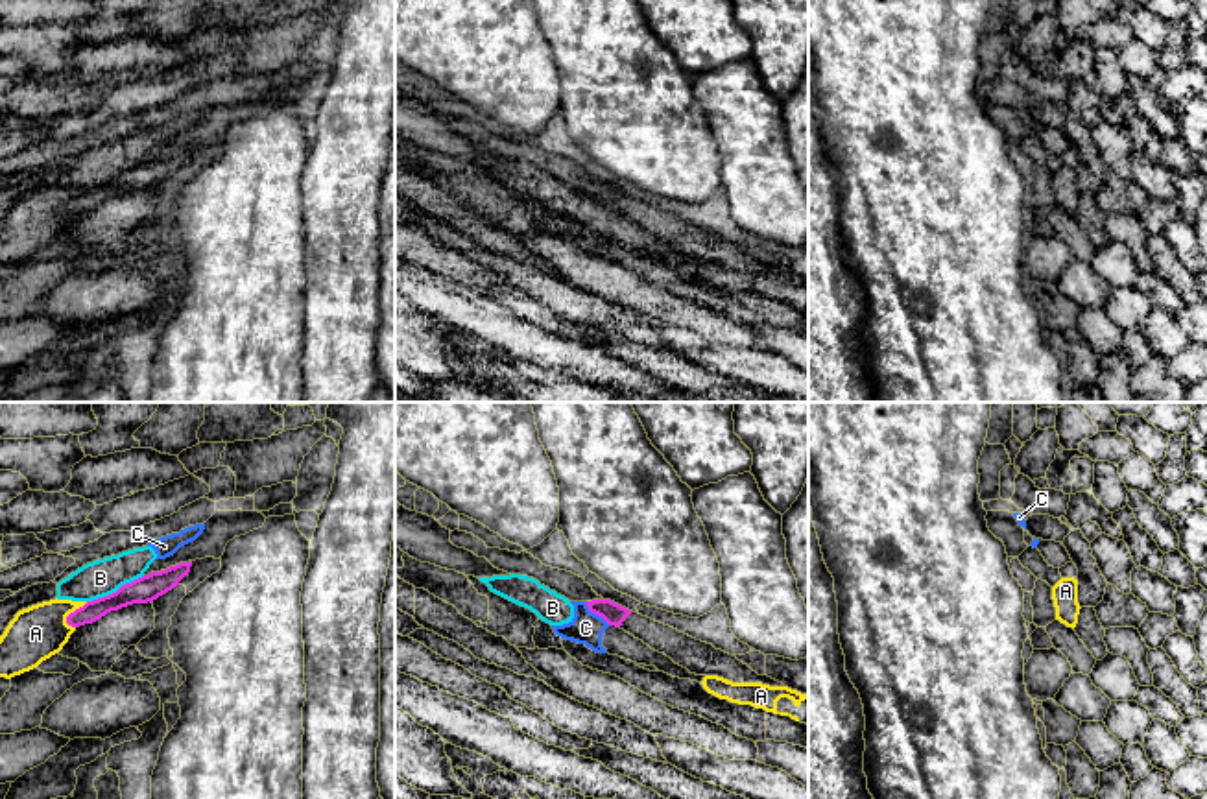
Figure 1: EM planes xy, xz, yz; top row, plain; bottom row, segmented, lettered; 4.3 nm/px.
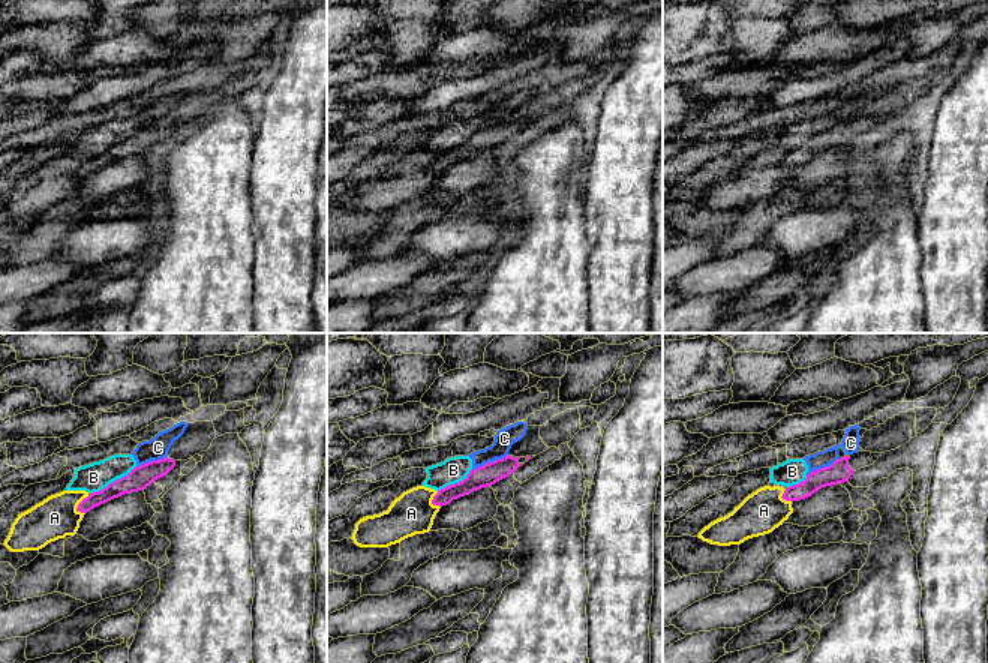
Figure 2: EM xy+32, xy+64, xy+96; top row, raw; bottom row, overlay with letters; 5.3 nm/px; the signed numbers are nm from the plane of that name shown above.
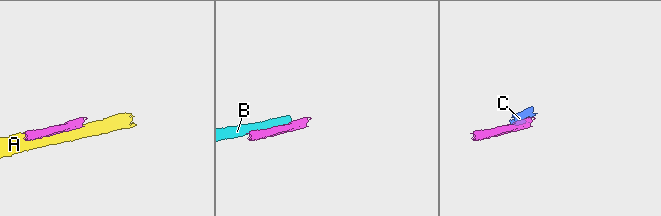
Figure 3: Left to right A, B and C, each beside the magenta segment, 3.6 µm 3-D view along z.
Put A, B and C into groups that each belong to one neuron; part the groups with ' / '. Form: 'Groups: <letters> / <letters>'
Groups: A / B C

